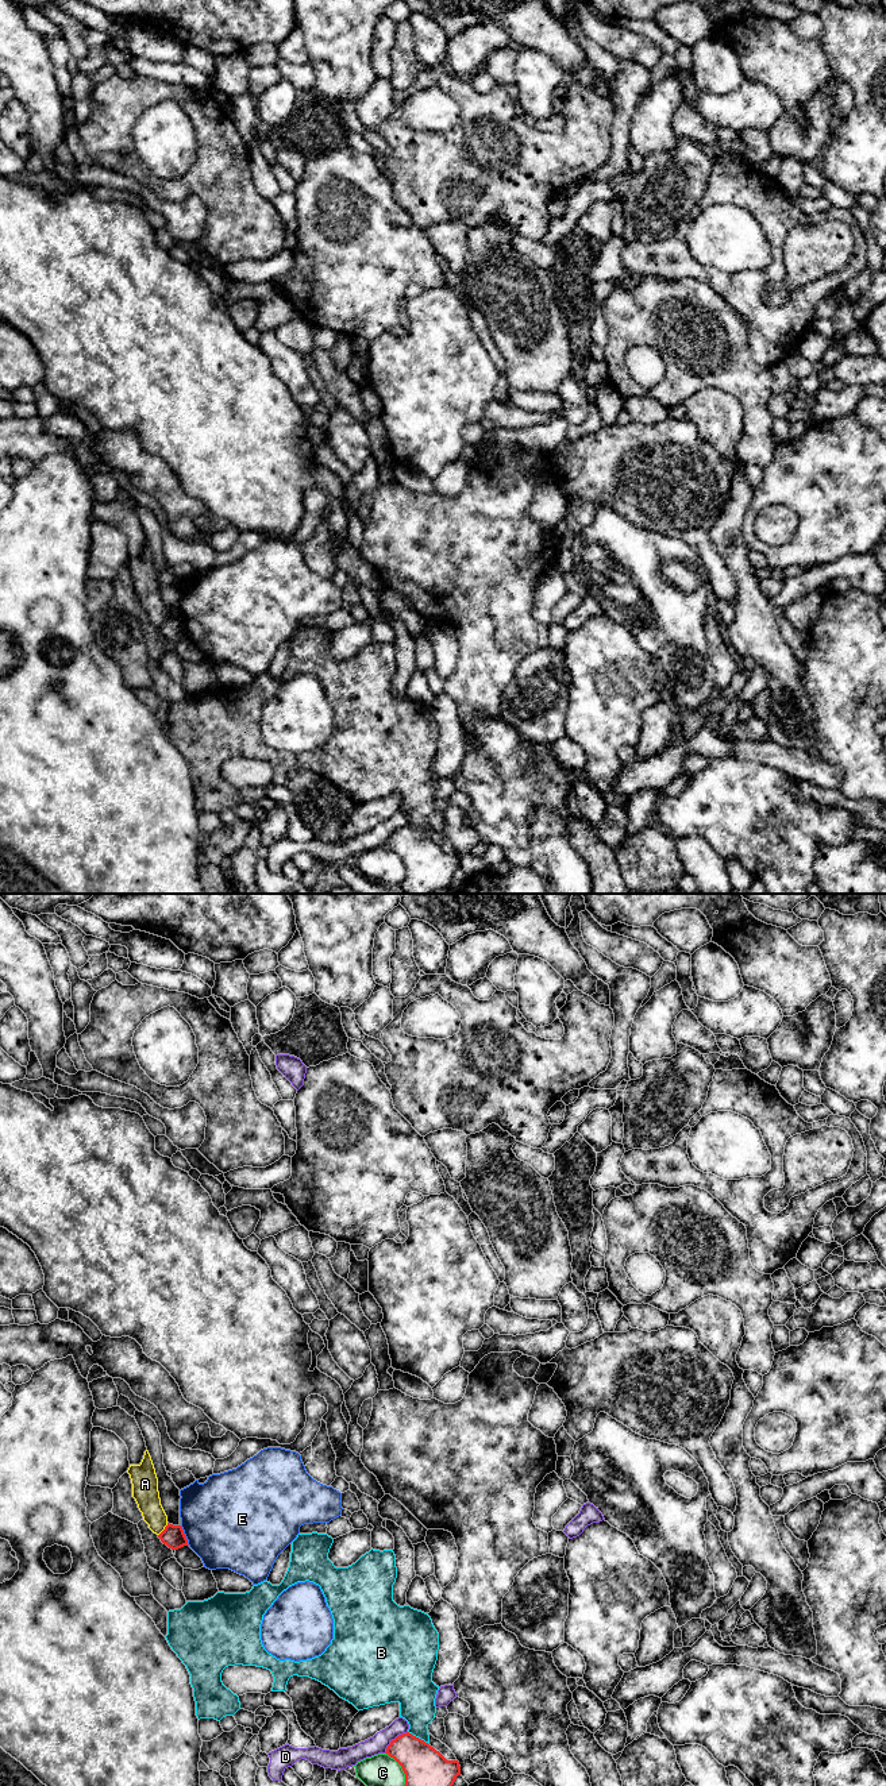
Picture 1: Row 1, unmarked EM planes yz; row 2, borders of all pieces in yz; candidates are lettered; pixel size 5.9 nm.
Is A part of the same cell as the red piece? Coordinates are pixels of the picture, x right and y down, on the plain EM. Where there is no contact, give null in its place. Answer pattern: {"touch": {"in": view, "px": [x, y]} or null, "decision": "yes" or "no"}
{"touch": {"in": "yz", "px": [164, 623]}, "decision": "no"}

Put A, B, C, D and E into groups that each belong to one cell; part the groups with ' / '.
A / B / C / D / E

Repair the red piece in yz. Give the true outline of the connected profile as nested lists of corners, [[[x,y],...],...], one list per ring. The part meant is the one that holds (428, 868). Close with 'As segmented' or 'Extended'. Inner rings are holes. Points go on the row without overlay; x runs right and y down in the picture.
[[[409,825],[392,833],[385,846],[393,850],[405,867],[405,877],[400,884],[404,894],[435,894],[446,888],[461,868],[458,853],[447,853]]]. As segmented

